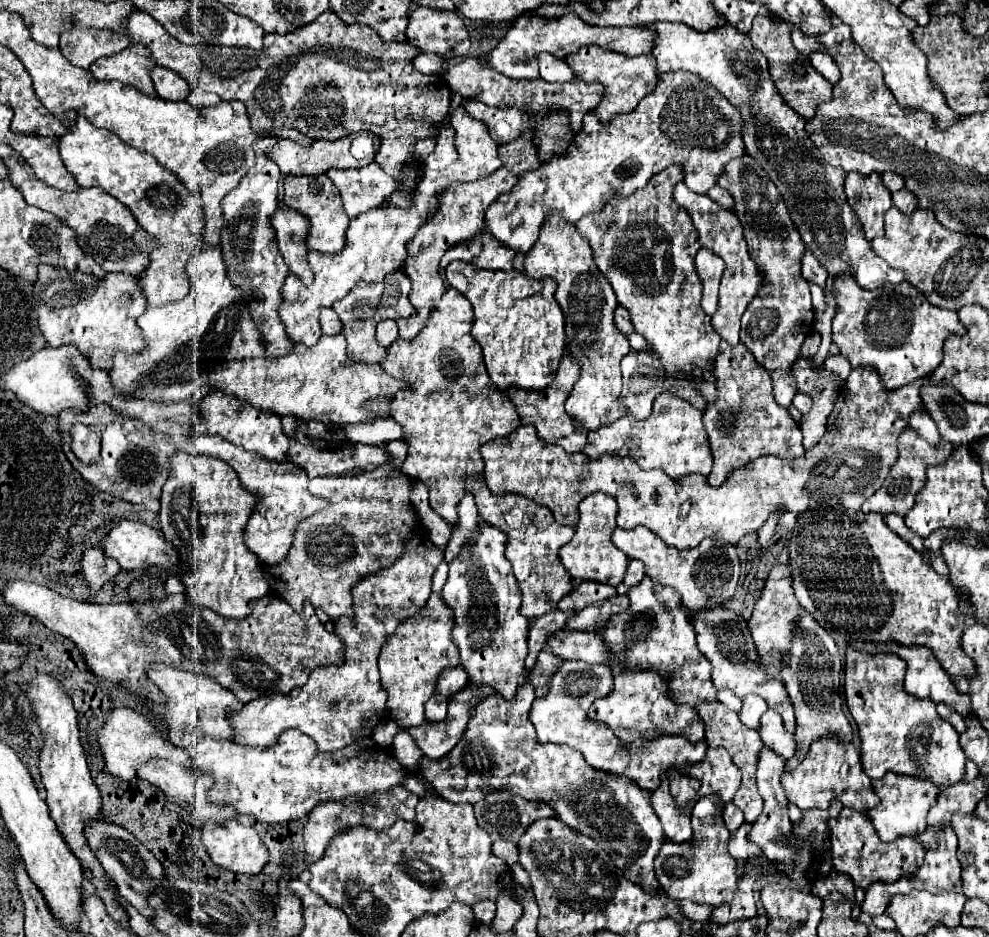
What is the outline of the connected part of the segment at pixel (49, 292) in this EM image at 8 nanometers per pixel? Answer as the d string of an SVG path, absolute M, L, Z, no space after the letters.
M39 266L39 278L33 288L39 328L49 346L75 344L93 368L109 370L117 352L133 354L145 348L137 318L145 312L147 300L141 292L141 280L123 272L95 278L85 272L67 272L53 266Z

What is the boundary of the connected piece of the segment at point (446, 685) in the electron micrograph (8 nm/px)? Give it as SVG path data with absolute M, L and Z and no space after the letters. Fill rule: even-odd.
M449 668L439 676L439 684L437 684L437 694L439 696L453 696L455 692L463 690L467 684L469 676L463 668Z

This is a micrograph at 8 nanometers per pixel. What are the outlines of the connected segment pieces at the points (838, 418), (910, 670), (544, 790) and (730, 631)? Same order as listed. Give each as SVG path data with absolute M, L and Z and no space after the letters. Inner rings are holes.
M853 368L851 374L849 374L849 378L847 378L847 382L843 384L843 388L841 388L841 392L839 392L839 400L837 400L837 404L835 404L835 410L833 410L833 414L831 414L829 420L827 420L825 436L823 436L813 448L809 448L809 450L805 452L803 458L783 460L783 458L777 458L777 456L759 456L757 460L749 462L747 466L733 470L733 472L729 474L727 482L725 482L723 486L719 486L719 488L711 488L711 486L707 484L705 476L697 476L697 474L689 474L689 476L685 476L685 478L681 478L681 480L673 480L673 478L665 476L665 472L661 472L661 470L649 470L649 472L645 472L645 470L641 470L641 468L639 468L633 460L629 460L629 458L601 456L599 460L591 460L589 456L585 456L585 454L581 454L581 452L579 452L579 454L565 454L563 448L543 442L543 440L537 436L537 432L535 432L533 426L519 426L519 428L517 428L515 432L511 432L507 438L497 438L497 440L491 440L491 442L487 442L487 444L481 446L481 458L483 458L483 462L485 462L483 478L485 478L485 482L487 482L487 486L489 486L489 490L491 490L493 494L503 496L503 494L511 494L511 492L513 492L513 494L523 494L523 496L527 496L527 498L533 498L537 504L549 506L549 510L553 510L553 516L555 516L559 522L563 522L563 524L575 526L575 524L577 524L577 504L579 504L585 496L589 496L589 494L601 490L601 492L605 492L605 494L611 494L611 496L619 502L619 526L621 526L621 528L631 530L631 528L635 528L635 526L645 526L645 528L649 528L651 532L655 532L657 536L661 536L661 538L663 538L669 546L673 546L673 548L693 548L693 546L697 546L703 538L717 538L717 540L725 540L725 542L729 542L729 544L737 544L743 536L757 532L757 530L767 522L769 514L773 514L775 510L779 510L779 512L793 512L793 514L801 514L801 512L807 512L807 510L817 510L817 508L821 508L821 506L831 506L831 508L843 506L843 508L847 508L847 510L859 510L861 504L863 504L869 496L873 496L873 492L877 492L877 488L881 488L883 480L887 478L891 466L893 466L895 460L897 460L897 446L895 446L895 444L897 444L897 438L899 438L899 434L903 432L903 428L909 426L911 414L913 414L913 412L919 412L919 410L923 410L923 402L919 400L919 396L901 396L901 390L887 390L887 388L881 384L881 378L877 376L877 370L875 370L875 368ZM687 498L693 500L691 512L689 512L687 518L679 518L679 506L681 506Z
M851 642L851 646L859 648L859 650L867 650L867 652L893 652L897 656L901 656L905 662L907 662L907 676L905 676L905 690L911 694L911 696L917 696L917 698L927 698L935 704L949 704L949 708L957 710L961 716L973 716L971 714L971 700L967 694L961 694L955 684L951 682L951 678L947 676L947 672L941 668L941 664L937 664L933 652L925 646L917 646L917 648L903 648L899 644L863 644L863 642Z
M529 680L517 688L517 696L511 702L497 694L485 698L475 706L465 736L457 742L453 752L441 760L423 758L419 774L451 804L475 804L497 790L509 790L527 800L547 802L567 826L579 828L583 824L579 832L597 840L627 880L633 880L633 884L645 890L657 890L659 884L653 872L653 860L663 844L663 828L651 808L651 792L641 790L629 778L591 768L585 764L581 752L573 748L541 744L529 720L533 700L535 688Z
M715 608L711 612L699 612L693 620L695 630L697 630L697 644L703 656L713 664L713 684L717 690L729 688L735 692L735 696L745 698L749 692L759 694L767 706L775 712L781 714L785 730L795 732L795 716L793 716L793 706L791 700L785 692L785 686L781 680L771 680L759 666L757 666L757 652L751 640L751 632L747 628L747 622L737 616L731 610L725 608Z

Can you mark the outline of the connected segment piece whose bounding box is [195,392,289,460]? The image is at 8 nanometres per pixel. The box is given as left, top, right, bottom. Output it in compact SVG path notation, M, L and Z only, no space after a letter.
M213 392L209 394L199 408L201 422L195 426L195 432L199 434L219 434L223 440L229 440L235 446L243 446L245 450L251 450L265 460L287 460L289 450L289 438L283 432L281 416L277 414L265 414L251 406L245 400L239 400L237 396L229 396L225 392Z

